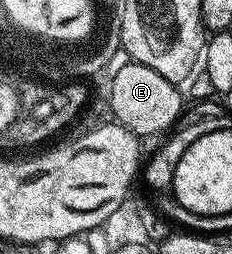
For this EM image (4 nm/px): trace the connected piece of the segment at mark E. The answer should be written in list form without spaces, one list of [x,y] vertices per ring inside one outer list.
[[[133,60],[110,75],[108,101],[117,125],[132,131],[142,140],[146,140],[149,134],[165,135],[175,125],[173,122],[182,114],[182,94],[178,91],[181,89],[175,83],[164,80],[160,72]]]

